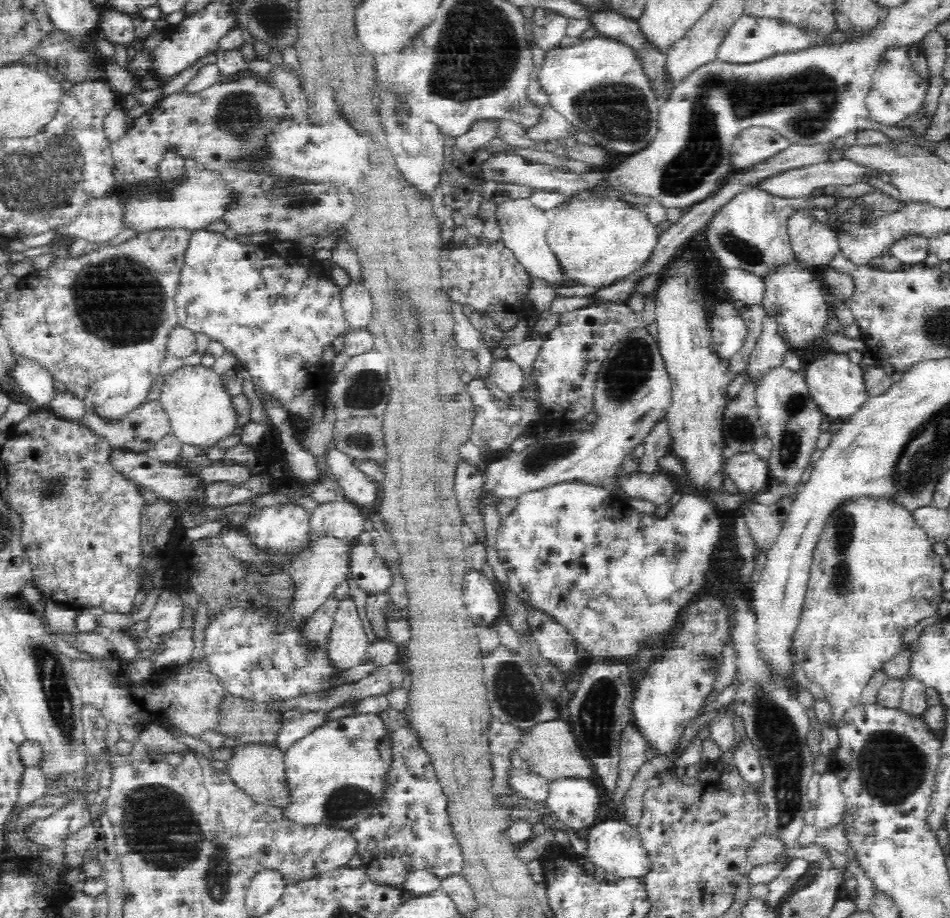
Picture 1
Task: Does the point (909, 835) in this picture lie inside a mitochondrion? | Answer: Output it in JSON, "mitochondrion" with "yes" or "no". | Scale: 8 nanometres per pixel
{"mitochondrion":"no"}

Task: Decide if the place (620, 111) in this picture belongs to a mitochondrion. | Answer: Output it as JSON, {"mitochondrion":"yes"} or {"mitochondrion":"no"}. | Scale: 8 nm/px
{"mitochondrion":"yes"}

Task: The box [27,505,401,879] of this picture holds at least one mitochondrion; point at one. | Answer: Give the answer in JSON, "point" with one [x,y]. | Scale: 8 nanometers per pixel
{"point":[50,675]}

